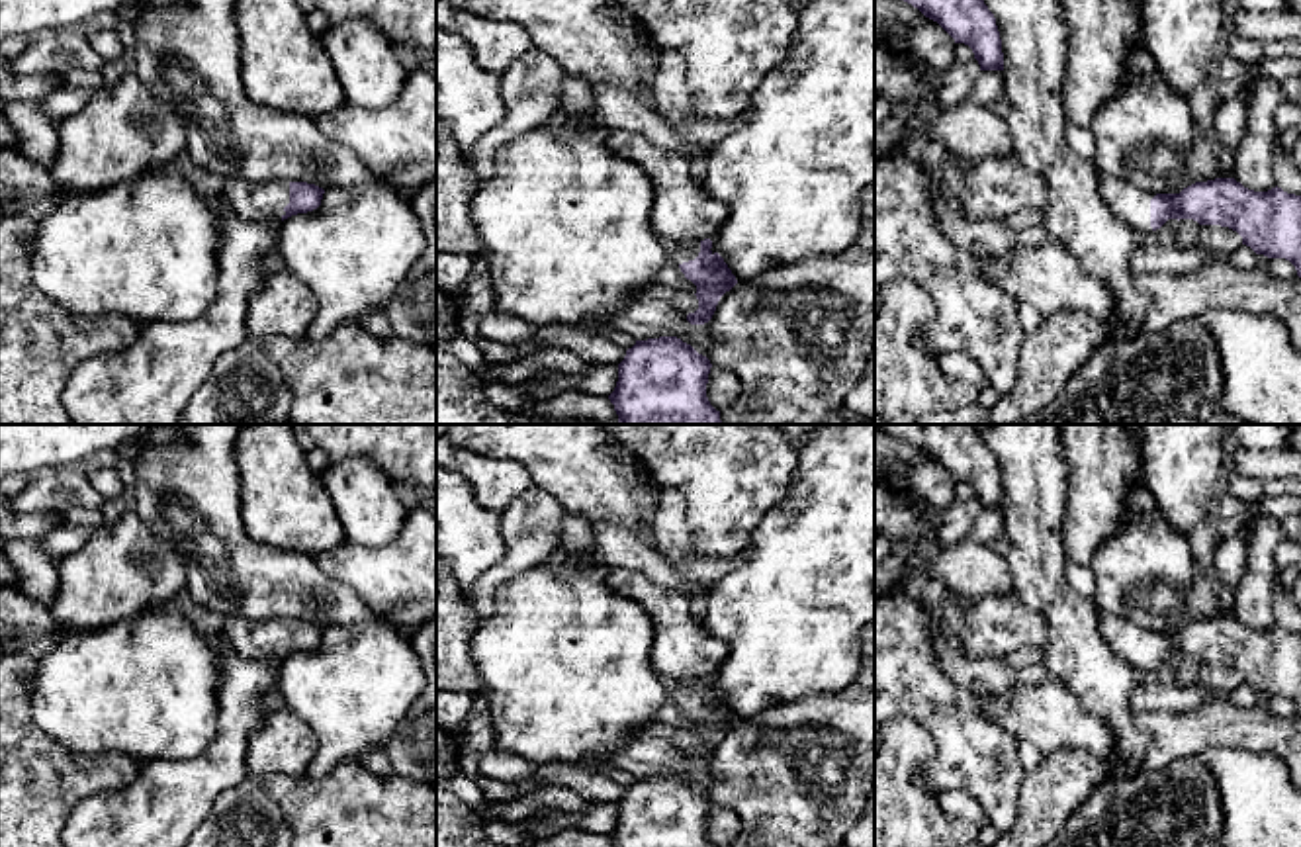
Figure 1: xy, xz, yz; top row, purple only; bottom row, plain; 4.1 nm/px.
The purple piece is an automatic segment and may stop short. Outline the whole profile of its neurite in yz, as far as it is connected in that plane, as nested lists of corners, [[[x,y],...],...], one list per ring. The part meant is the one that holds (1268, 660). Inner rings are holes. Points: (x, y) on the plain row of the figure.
[[[1103,612],[1099,630],[1111,651],[1133,671],[1156,669],[1168,657],[1229,665],[1256,692],[1289,698],[1301,716],[1301,634],[1278,624],[1254,630],[1234,616],[1195,620],[1180,632],[1154,632]]]

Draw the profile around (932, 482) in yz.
[[[923,456],[904,469],[914,491],[935,511],[947,511],[955,501],[955,477],[933,458]]]

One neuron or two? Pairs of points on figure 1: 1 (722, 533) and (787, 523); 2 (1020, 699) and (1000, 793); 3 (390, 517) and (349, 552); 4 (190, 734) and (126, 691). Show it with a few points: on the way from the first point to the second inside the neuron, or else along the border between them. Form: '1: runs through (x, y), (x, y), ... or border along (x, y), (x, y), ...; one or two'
1: border along (785, 493), (760, 521), (744, 546); two
2: border along (977, 707), (1018, 740); two
3: border along (400, 531), (380, 546), (349, 542); two
4: runs through (175, 718), (147, 691), (141, 691); one

